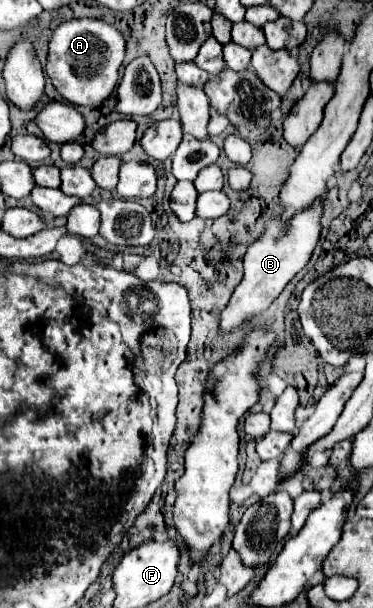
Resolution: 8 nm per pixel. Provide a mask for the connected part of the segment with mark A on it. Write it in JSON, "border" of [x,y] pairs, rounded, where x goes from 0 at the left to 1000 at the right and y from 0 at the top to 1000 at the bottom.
{"border":[[[196,30],[164,36],[131,66],[121,118],[153,151],[201,174],[271,174],[303,151],[319,109],[335,92],[335,66],[324,53],[271,30]]]}

